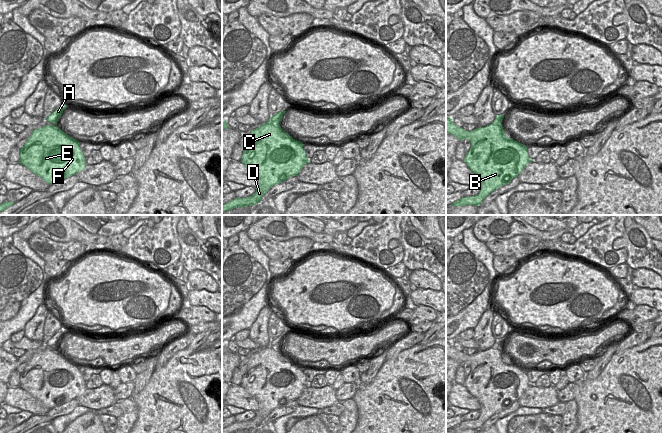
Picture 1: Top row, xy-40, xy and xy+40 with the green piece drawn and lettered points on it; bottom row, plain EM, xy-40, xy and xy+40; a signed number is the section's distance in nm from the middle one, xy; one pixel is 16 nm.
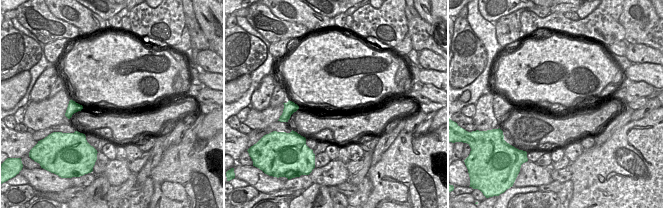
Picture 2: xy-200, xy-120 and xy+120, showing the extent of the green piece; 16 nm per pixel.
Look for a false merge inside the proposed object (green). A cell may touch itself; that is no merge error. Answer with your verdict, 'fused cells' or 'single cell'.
fused cells

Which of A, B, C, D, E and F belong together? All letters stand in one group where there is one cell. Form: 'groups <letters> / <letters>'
groups A / B C D E F

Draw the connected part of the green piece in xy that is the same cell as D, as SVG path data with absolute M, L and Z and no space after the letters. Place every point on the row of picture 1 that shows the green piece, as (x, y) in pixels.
M262 123L248 134L248 142L241 162L258 177L259 185L252 196L235 198L222 205L222 214L233 208L256 205L271 187L292 176L297 176L307 163L311 163L303 149L303 143L293 139L279 124L272 123Z

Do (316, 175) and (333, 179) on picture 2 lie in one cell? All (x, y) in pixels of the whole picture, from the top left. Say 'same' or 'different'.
same

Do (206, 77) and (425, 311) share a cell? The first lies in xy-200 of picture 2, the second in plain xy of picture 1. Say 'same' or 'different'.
different

